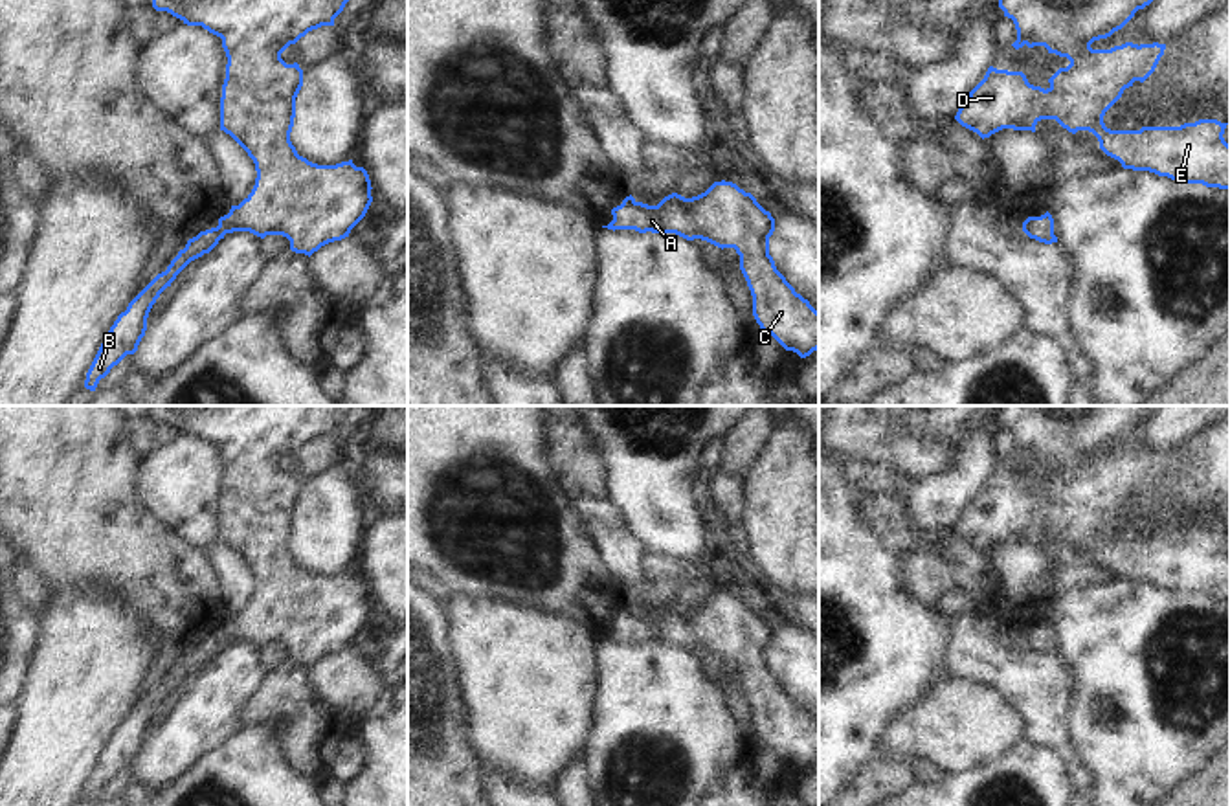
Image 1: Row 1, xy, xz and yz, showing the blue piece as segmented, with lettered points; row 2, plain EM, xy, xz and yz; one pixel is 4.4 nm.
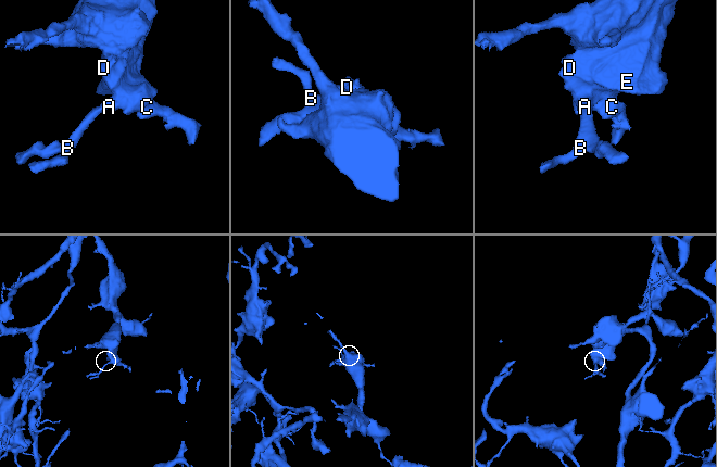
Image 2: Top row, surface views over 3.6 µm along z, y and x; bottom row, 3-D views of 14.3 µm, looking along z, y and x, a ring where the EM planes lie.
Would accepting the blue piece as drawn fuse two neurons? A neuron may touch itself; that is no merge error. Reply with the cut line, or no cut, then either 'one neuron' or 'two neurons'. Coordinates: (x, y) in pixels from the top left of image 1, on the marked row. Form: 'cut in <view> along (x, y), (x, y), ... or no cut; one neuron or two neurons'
no cut; one neuron

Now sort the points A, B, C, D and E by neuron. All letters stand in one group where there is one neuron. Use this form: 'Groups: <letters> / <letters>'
Groups: A B C D E.

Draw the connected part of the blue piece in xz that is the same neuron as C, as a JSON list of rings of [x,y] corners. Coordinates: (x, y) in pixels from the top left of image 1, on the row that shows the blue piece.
[[[721,180],[692,198],[672,193],[657,206],[637,202],[630,195],[611,215],[613,220],[602,228],[676,233],[721,250],[734,248],[760,329],[800,358],[819,349],[819,312],[777,270],[769,255],[775,218],[751,193]]]

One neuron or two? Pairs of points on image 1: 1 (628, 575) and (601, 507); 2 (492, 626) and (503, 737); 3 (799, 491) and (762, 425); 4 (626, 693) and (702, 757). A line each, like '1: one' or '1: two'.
1: one
2: one
3: two
4: one

